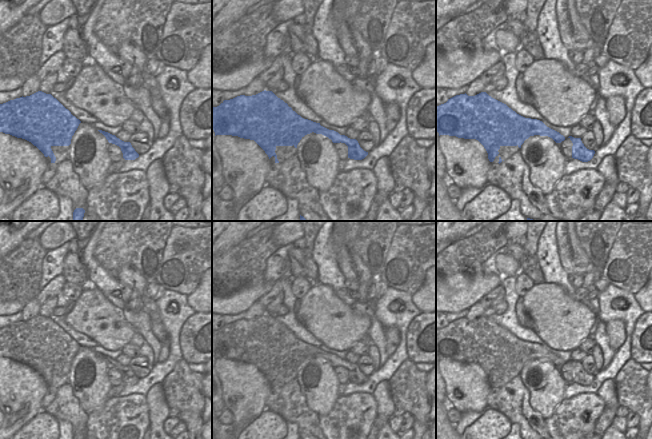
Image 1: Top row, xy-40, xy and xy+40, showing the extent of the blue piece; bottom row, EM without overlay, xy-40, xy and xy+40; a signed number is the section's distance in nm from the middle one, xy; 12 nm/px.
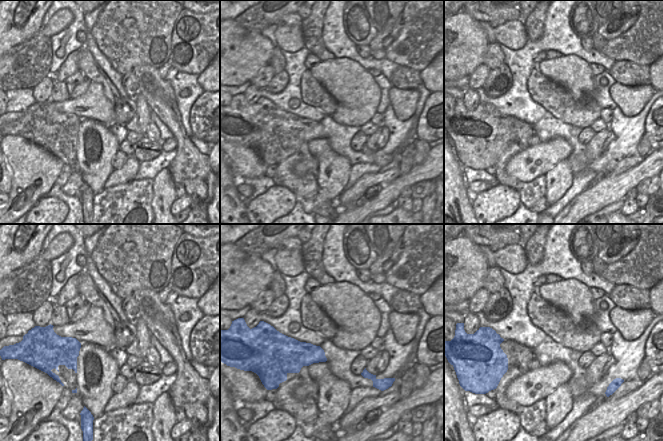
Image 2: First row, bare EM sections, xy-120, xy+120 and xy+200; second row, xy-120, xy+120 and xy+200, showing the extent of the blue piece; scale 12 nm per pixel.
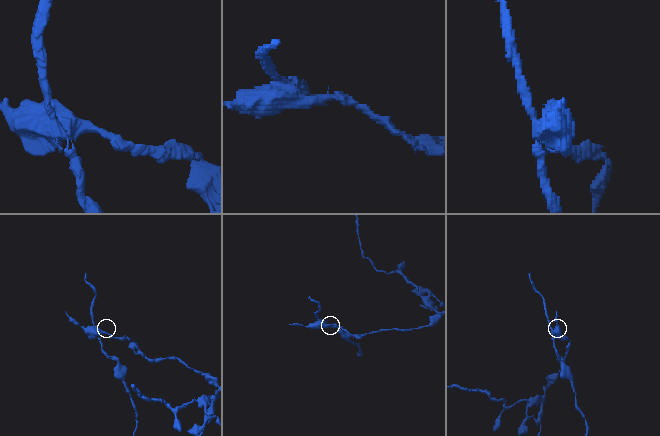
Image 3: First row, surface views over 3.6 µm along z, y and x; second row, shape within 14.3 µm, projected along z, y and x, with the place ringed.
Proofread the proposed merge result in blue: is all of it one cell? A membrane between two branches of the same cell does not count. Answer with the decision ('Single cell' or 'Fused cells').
Fused cells

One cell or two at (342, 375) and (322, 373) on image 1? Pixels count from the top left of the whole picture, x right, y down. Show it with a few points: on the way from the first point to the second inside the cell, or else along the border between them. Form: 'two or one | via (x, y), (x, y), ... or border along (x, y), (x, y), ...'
two | border along (333, 367), (340, 385)

